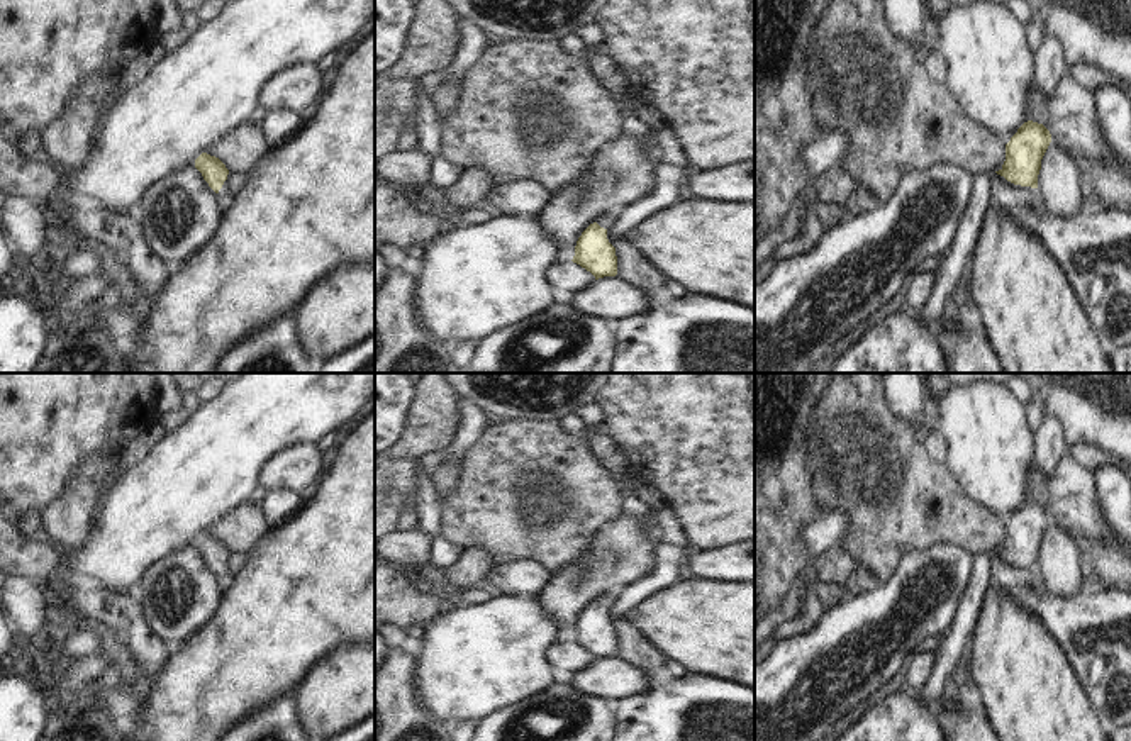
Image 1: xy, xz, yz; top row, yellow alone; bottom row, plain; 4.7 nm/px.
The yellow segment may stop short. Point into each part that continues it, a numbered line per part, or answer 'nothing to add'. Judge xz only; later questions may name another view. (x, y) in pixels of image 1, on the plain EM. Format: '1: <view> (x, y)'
1: xz (604, 601).

